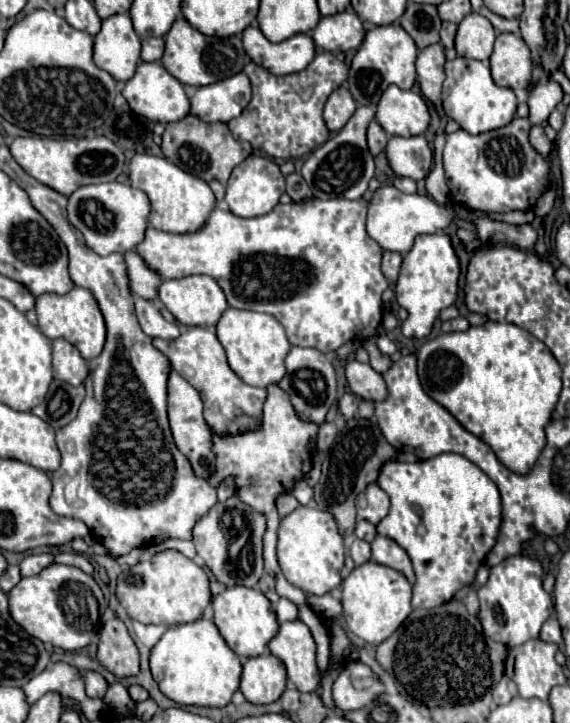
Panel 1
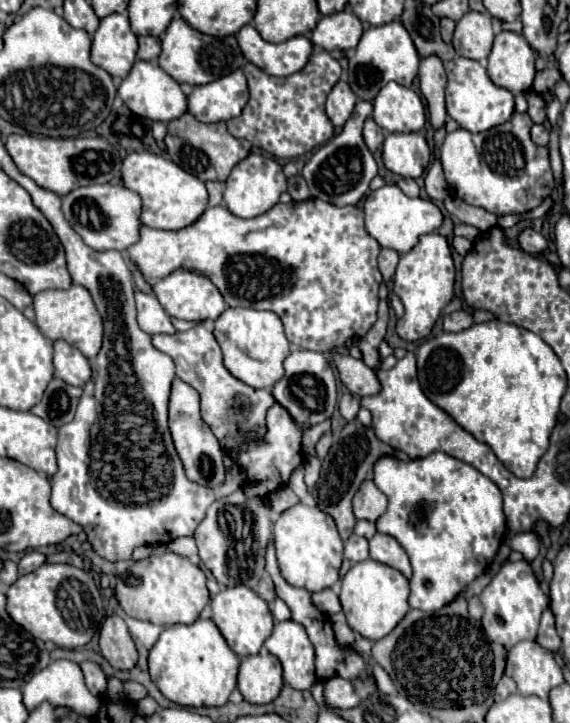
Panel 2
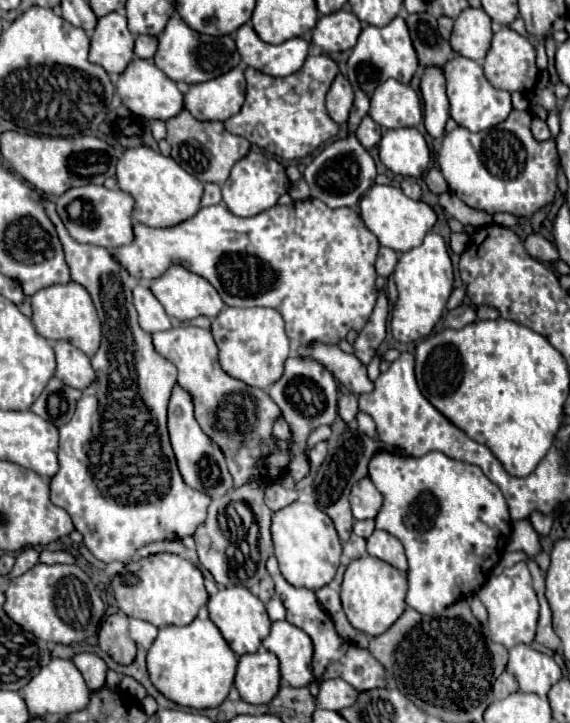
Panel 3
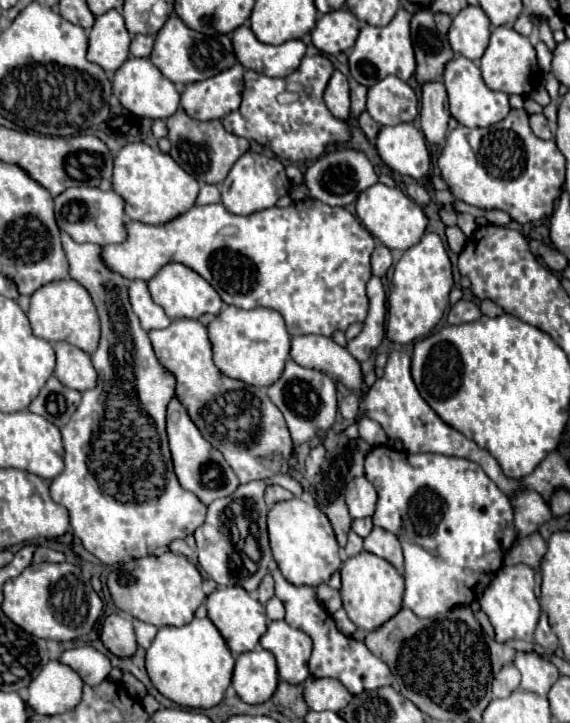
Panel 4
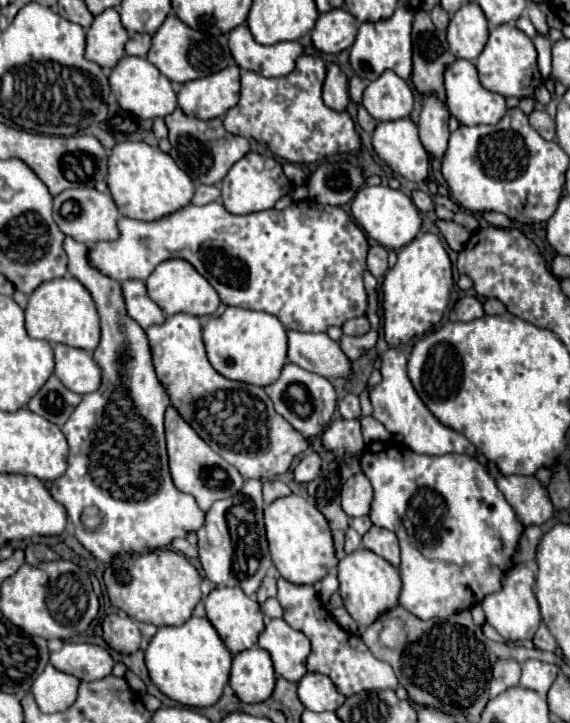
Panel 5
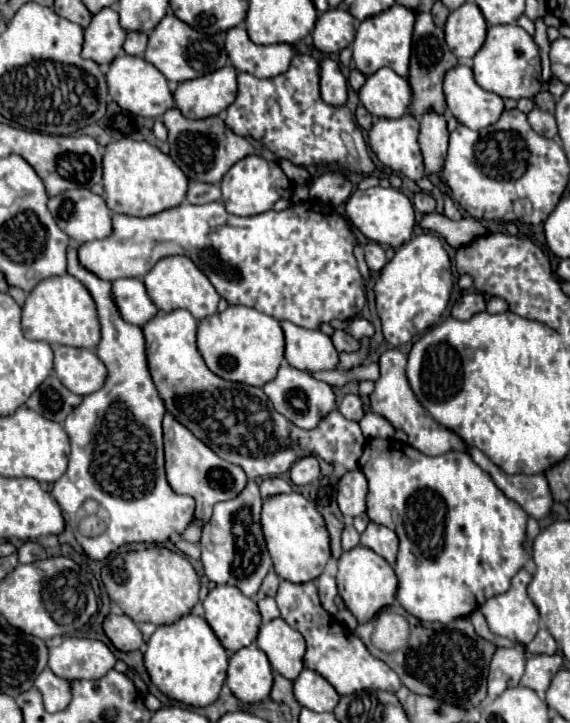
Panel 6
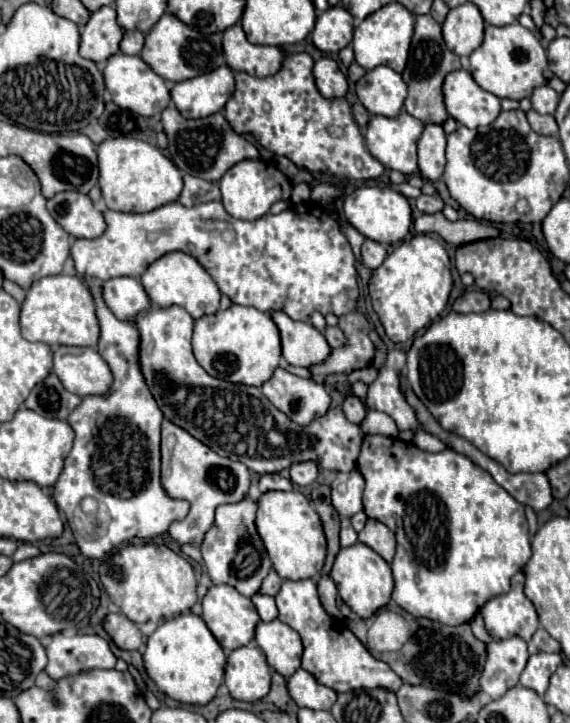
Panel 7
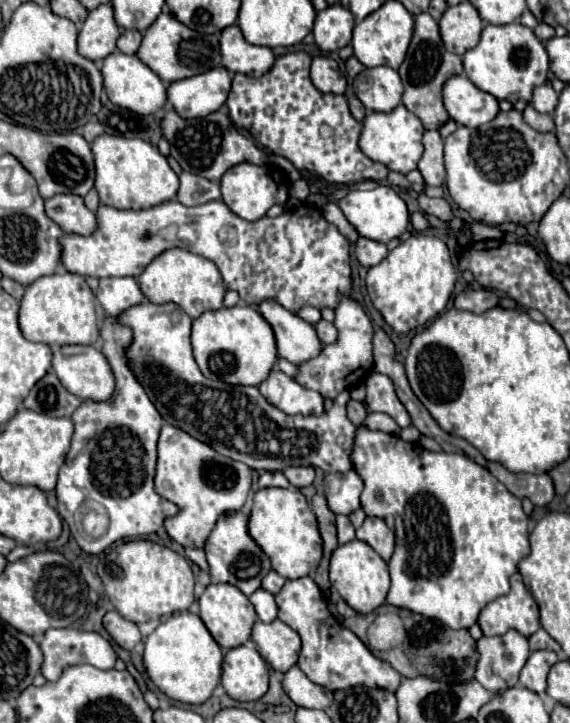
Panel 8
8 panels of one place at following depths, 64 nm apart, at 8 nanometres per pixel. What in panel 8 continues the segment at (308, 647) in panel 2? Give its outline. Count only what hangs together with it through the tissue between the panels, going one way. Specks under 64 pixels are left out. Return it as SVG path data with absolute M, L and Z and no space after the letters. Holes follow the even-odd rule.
M278 618L268 624L256 620L256 624L252 626L252 642L256 644L262 658L270 662L272 668L278 672L286 672L298 662L300 636Z

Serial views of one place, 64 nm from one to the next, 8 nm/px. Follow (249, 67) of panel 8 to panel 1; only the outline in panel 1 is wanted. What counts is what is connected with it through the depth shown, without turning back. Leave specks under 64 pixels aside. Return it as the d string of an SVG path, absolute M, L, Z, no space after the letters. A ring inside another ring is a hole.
M256 24L248 26L242 32L242 42L246 54L258 66L272 70L272 74L294 74L304 70L308 62L312 62L316 48L310 36L296 34L280 44L274 44L264 38Z

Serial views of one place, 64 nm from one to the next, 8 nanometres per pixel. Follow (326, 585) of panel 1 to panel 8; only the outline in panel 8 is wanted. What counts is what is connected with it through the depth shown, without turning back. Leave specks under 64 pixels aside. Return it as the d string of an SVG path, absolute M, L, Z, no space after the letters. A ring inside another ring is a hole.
M260 488L254 492L254 502L248 520L248 534L268 554L272 568L284 578L310 576L322 558L322 538L318 522L306 498L294 488Z

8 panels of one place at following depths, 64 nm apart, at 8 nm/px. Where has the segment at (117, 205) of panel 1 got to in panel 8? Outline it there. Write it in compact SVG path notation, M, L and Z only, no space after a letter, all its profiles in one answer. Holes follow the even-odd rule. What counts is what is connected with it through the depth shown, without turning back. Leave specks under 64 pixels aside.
M56 194L46 200L46 214L66 232L88 236L96 230L96 216L76 194Z

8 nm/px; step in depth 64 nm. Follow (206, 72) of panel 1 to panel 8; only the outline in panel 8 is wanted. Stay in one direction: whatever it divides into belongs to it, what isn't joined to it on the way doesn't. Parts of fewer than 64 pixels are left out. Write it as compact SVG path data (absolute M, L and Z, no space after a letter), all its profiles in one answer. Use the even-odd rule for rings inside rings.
M160 14L156 22L144 32L142 44L138 50L138 58L154 70L164 82L174 82L182 78L190 78L202 72L208 72L216 66L220 66L220 48L218 38L212 34L198 34L178 22L172 14Z

